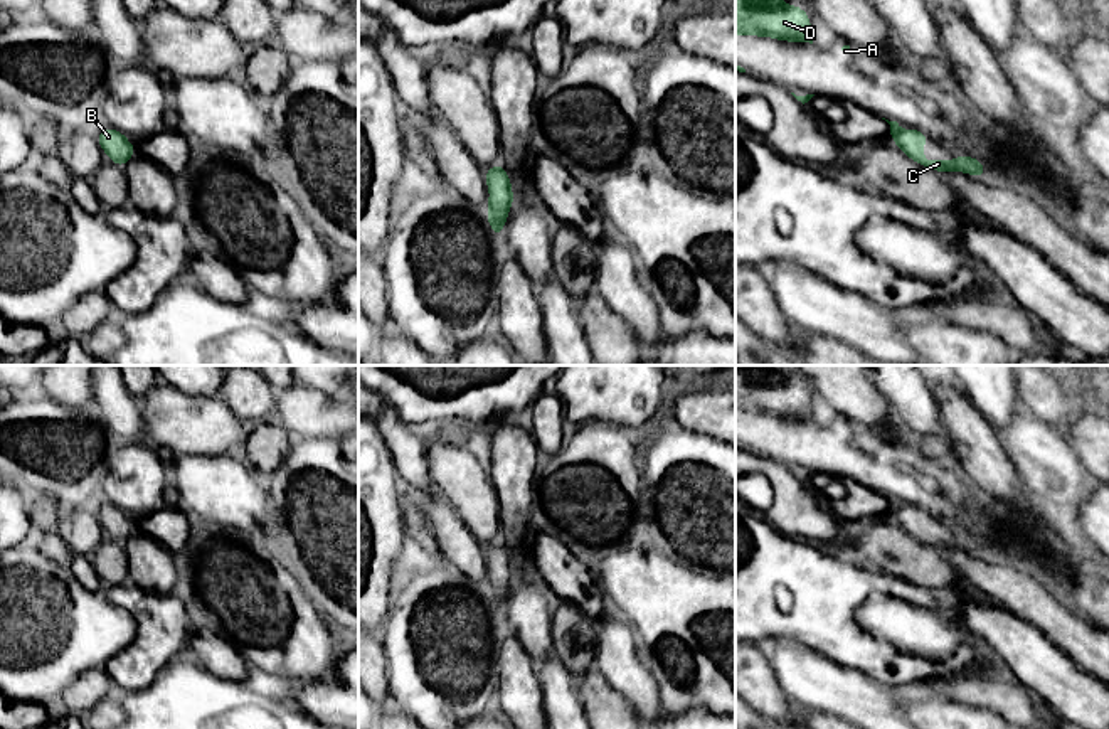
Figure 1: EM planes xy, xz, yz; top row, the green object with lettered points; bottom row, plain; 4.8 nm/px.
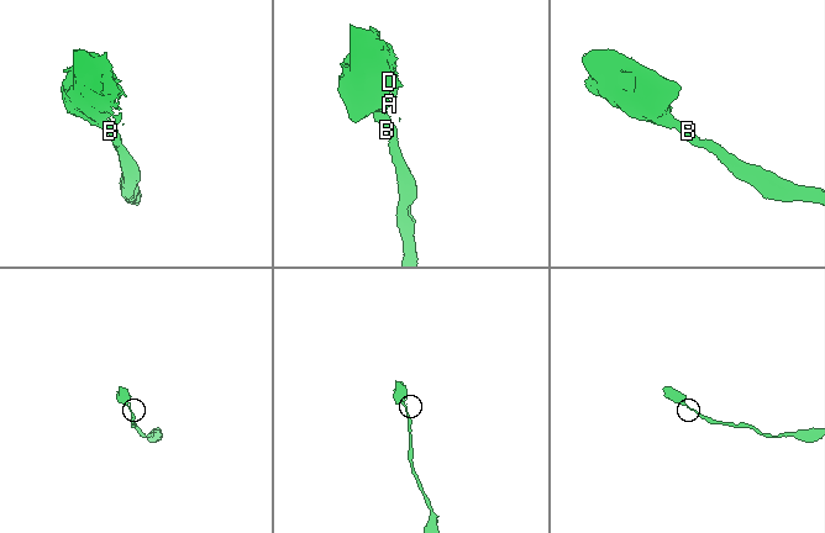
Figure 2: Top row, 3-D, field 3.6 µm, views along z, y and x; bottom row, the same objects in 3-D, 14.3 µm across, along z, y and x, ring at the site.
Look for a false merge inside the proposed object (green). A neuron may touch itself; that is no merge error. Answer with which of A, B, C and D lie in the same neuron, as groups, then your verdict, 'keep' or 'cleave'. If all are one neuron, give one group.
groups A B C D; keep

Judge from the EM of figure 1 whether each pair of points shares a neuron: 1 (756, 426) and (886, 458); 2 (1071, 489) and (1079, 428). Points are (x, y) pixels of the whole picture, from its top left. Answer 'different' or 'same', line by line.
1: same
2: different

